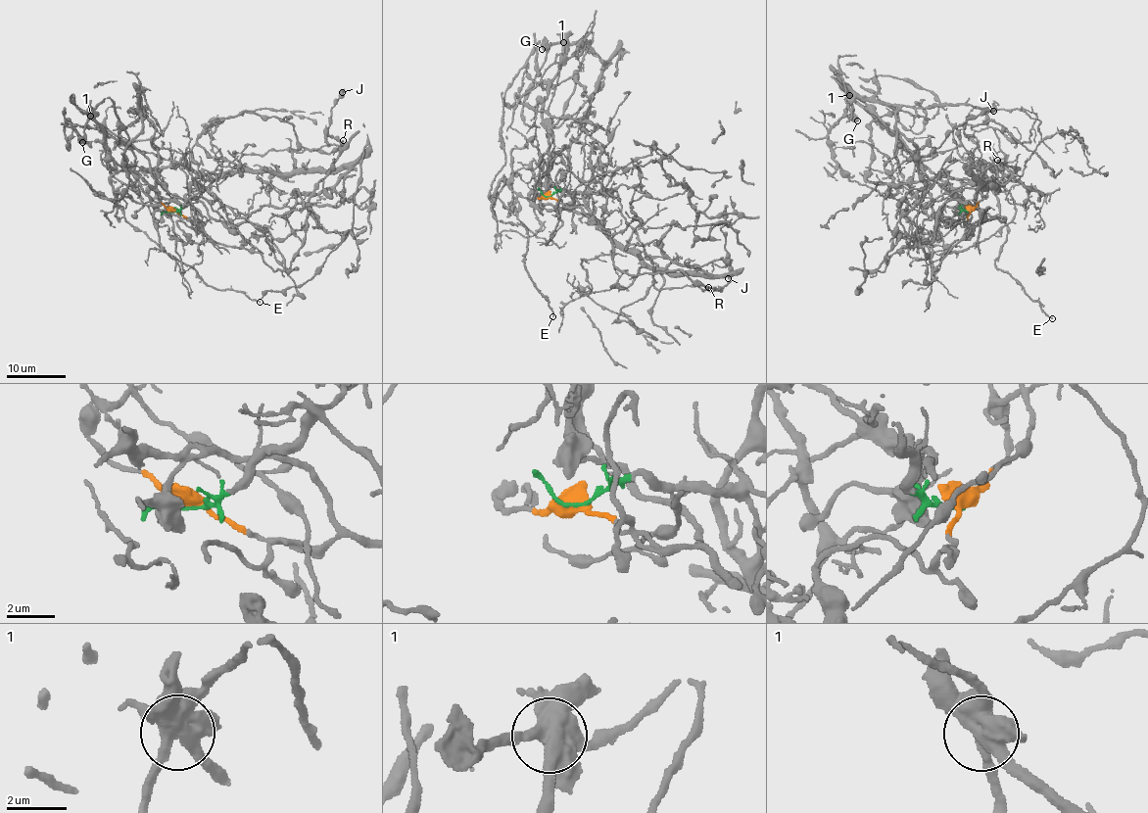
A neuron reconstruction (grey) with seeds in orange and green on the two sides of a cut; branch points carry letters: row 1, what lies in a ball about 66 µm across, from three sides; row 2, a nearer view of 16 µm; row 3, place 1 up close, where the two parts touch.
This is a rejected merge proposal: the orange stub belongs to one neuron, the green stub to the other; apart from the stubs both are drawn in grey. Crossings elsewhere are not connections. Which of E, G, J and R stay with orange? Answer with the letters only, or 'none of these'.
G

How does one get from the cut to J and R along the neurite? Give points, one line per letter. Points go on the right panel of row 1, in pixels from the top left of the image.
J: (970, 212), (968, 180), (910, 181), (917, 245), (875, 271), (925, 187), (919, 158), (993, 111)
R: (970, 212), (958, 207), (957, 188), (990, 180), (998, 186), (1016, 167), (1018, 169), (1001, 165), (997, 159)

